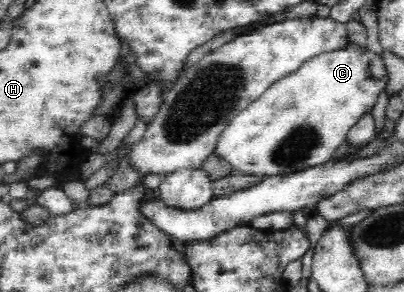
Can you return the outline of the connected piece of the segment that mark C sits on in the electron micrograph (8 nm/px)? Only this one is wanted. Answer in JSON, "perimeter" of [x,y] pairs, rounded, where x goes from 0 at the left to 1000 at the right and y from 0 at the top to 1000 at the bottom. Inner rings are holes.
{"perimeter":[[[871,147],[849,168],[787,182],[757,205],[728,250],[678,281],[636,342],[614,356],[604,380],[577,397],[547,449],[527,531],[557,545],[582,582],[592,575],[606,596],[651,599],[656,610],[715,599],[809,558],[827,545],[834,503],[856,479],[874,425],[903,380],[921,377],[933,322],[960,284],[960,243],[950,219],[955,199],[955,188],[926,185],[903,158]]]}

